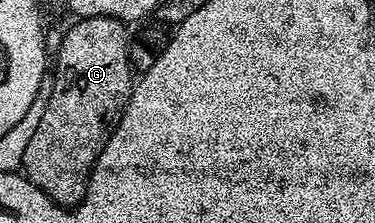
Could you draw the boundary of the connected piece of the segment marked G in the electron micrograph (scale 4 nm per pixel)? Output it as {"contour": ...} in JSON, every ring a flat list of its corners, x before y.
{"contour":[[82,17,72,23,74,25,66,31,57,49,57,70,51,73,53,90,47,99,43,119,39,119,39,131,31,135,31,143,27,143,27,151,23,151,21,164,24,176,62,207,76,207,85,198,93,164,119,123,135,84,135,68,129,60,131,35,122,22,113,17]]}

